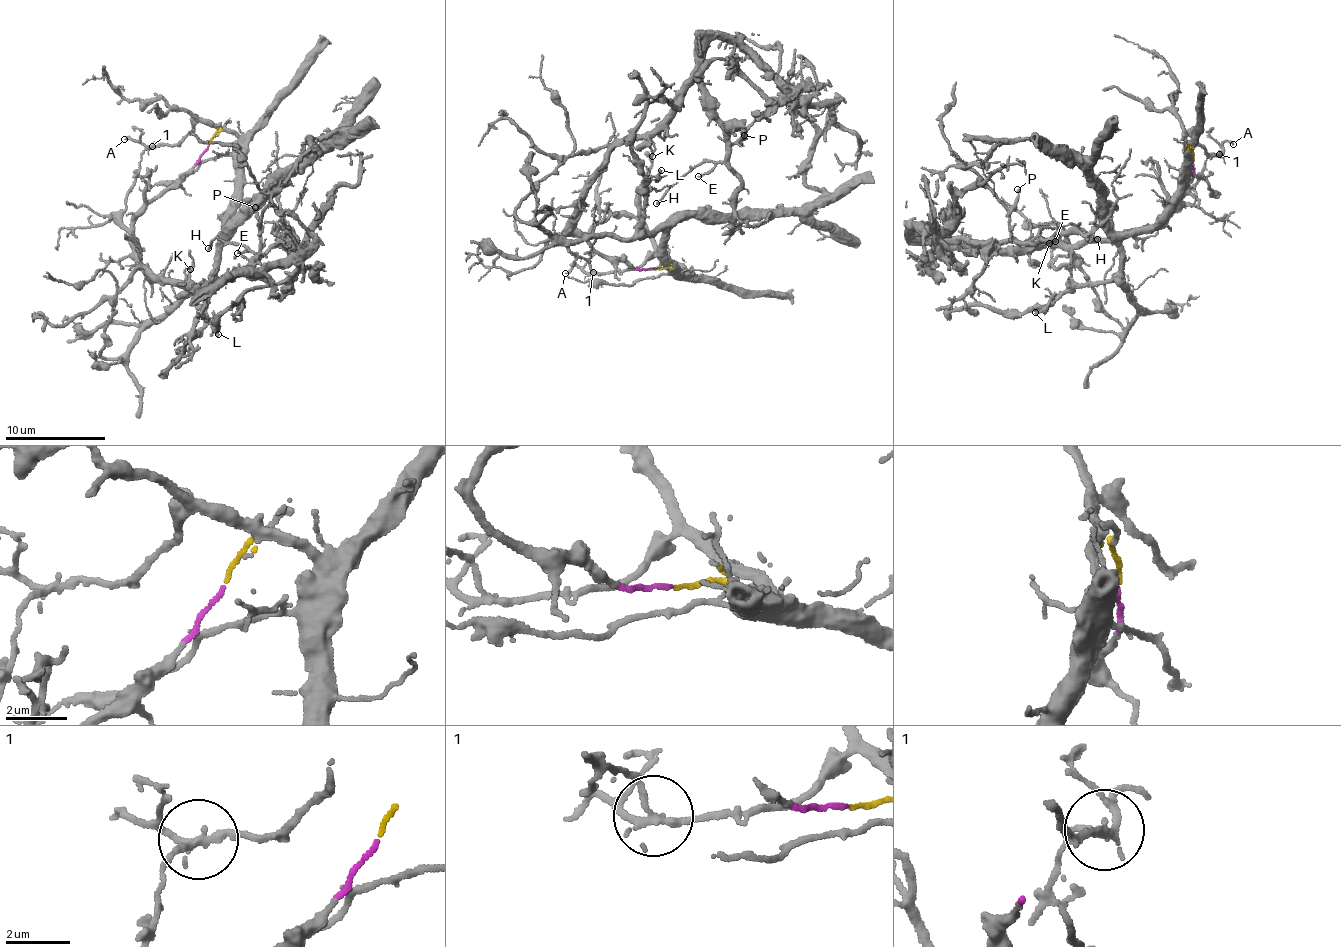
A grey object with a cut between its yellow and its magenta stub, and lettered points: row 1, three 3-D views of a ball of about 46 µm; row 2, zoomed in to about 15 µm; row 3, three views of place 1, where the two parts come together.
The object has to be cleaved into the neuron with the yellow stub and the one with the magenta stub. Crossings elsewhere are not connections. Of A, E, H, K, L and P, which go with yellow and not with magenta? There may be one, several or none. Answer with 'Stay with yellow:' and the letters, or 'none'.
Stay with yellow: A, L

